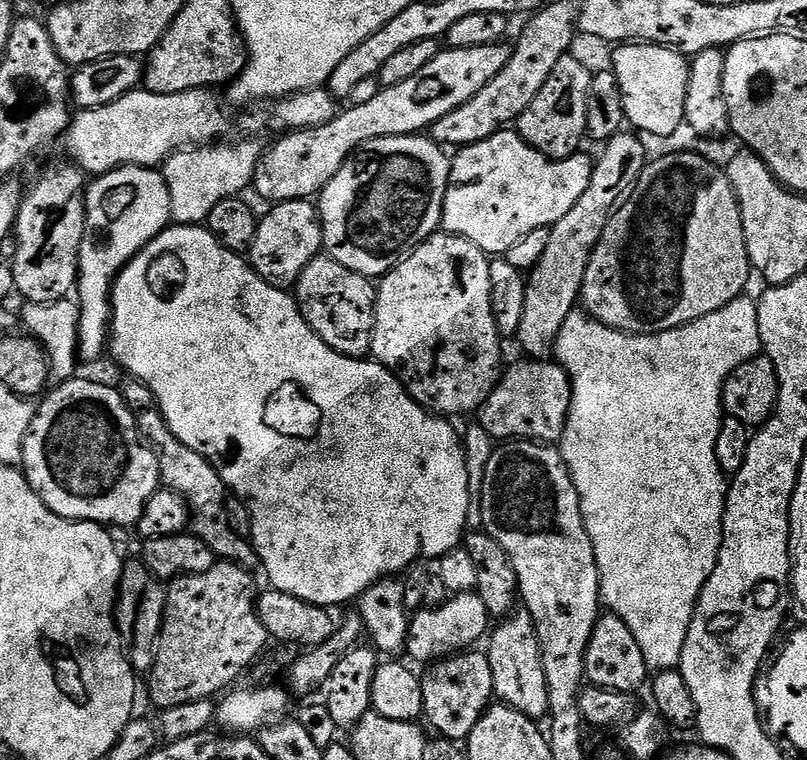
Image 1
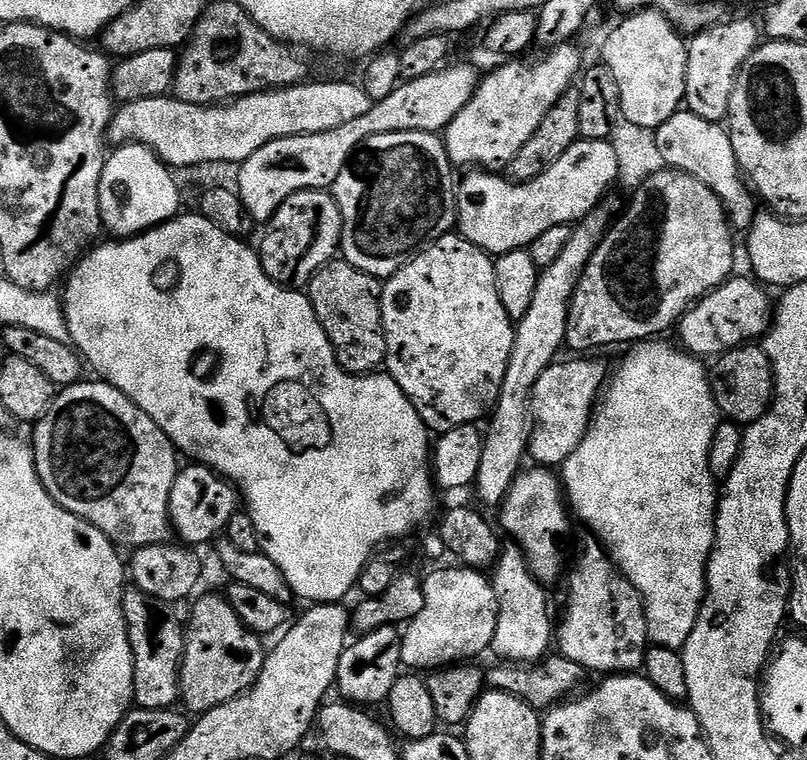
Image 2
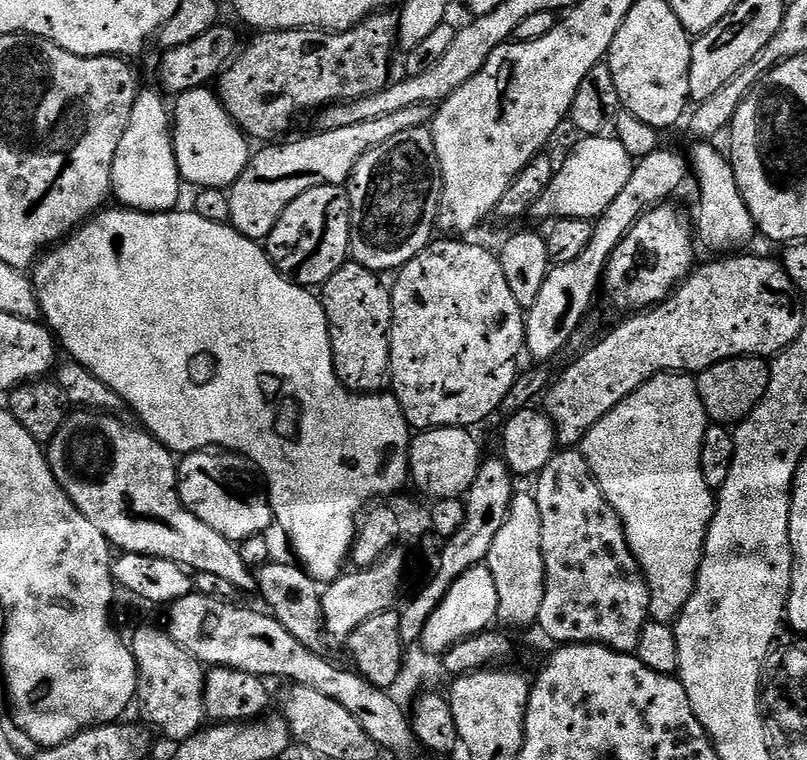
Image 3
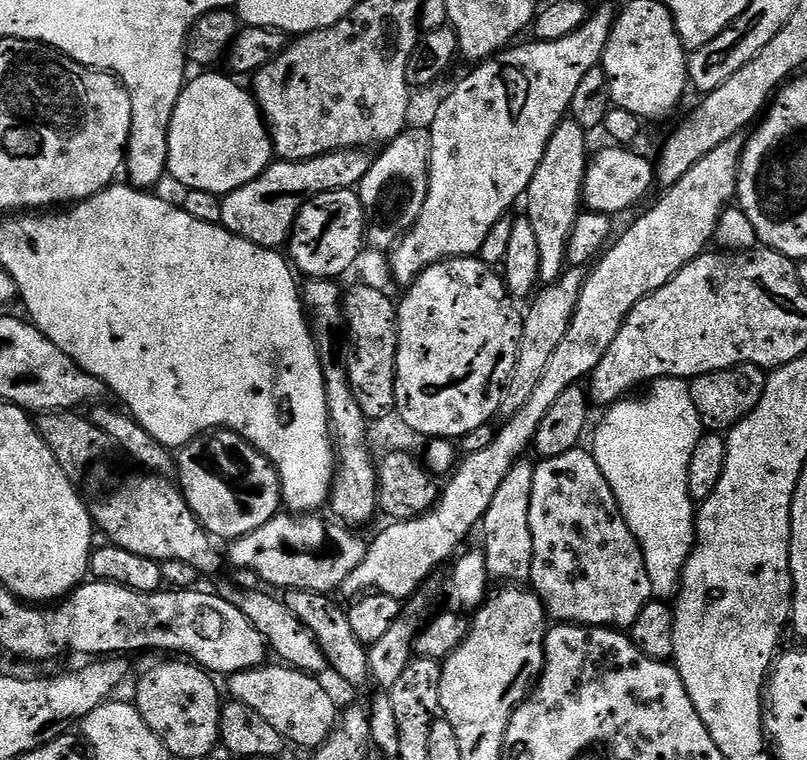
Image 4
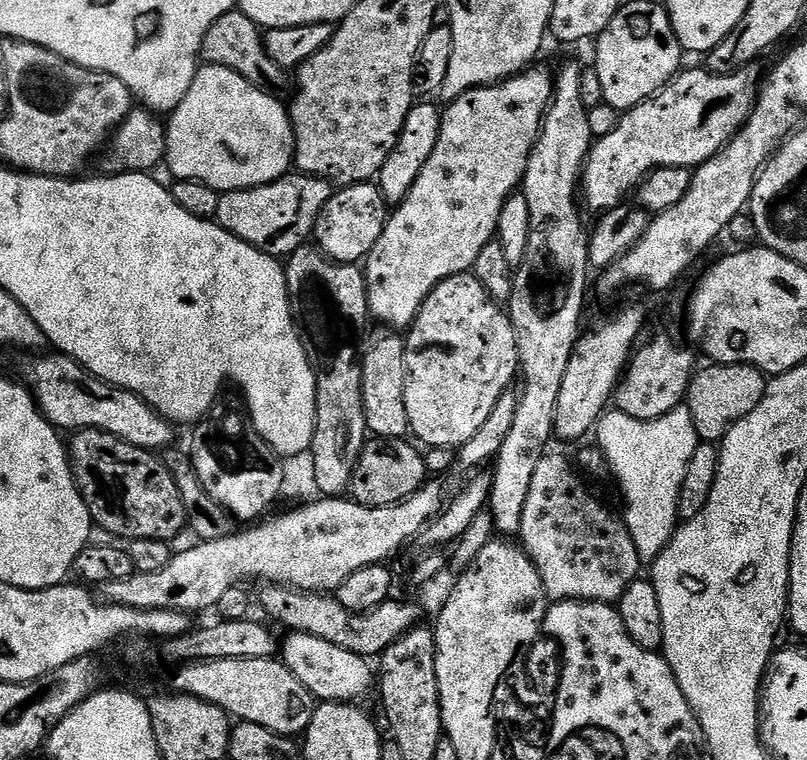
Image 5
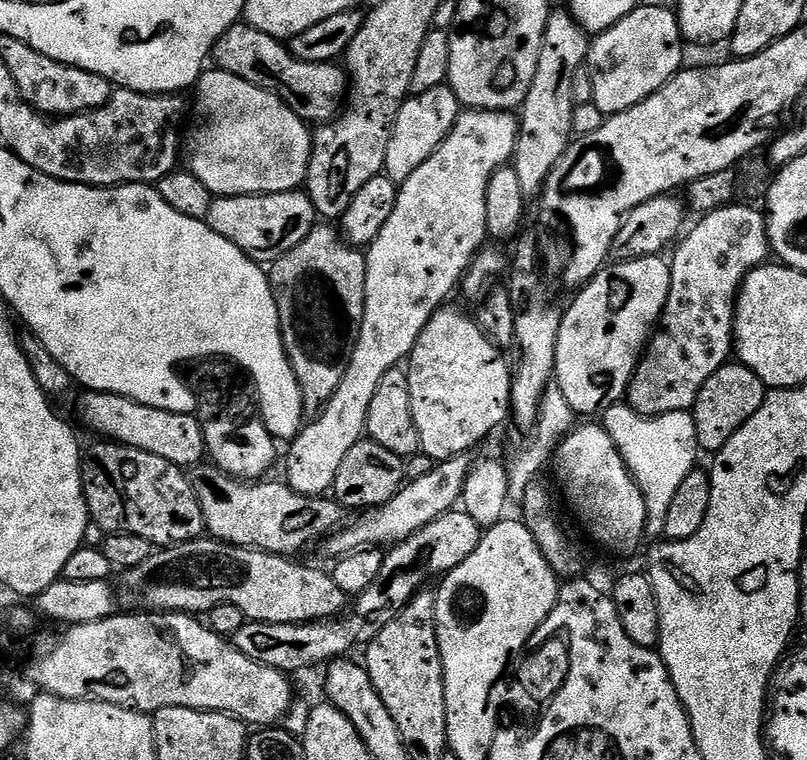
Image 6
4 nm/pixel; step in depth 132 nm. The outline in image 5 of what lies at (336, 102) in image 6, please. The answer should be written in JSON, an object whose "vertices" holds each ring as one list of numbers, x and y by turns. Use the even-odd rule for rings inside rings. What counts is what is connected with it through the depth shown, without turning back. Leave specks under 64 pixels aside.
{"vertices":[[237,10,222,14,222,18,218,18,218,22,214,22,214,26,210,26,200,47,200,54,204,64,226,66,226,70,234,70,234,74,242,74,242,78,256,84,258,90,262,90,266,94,277,98,289,95,289,73,280,68,278,62,274,62,266,54,262,30,244,12]]}

